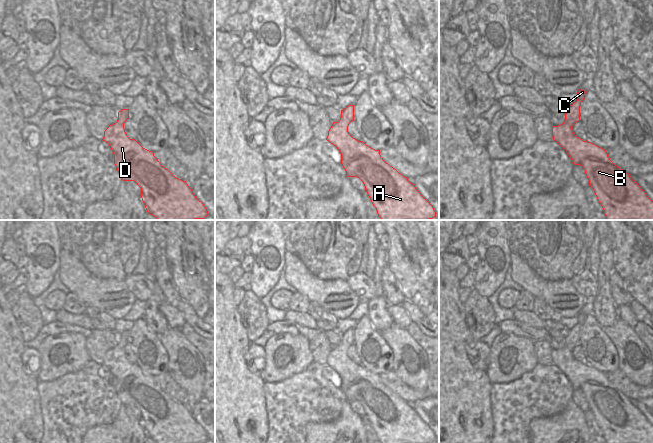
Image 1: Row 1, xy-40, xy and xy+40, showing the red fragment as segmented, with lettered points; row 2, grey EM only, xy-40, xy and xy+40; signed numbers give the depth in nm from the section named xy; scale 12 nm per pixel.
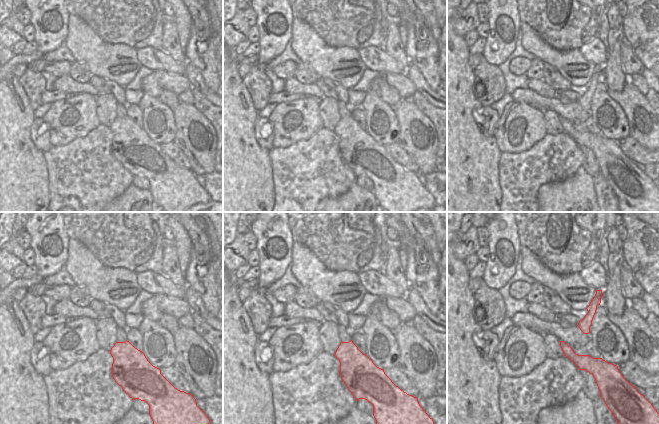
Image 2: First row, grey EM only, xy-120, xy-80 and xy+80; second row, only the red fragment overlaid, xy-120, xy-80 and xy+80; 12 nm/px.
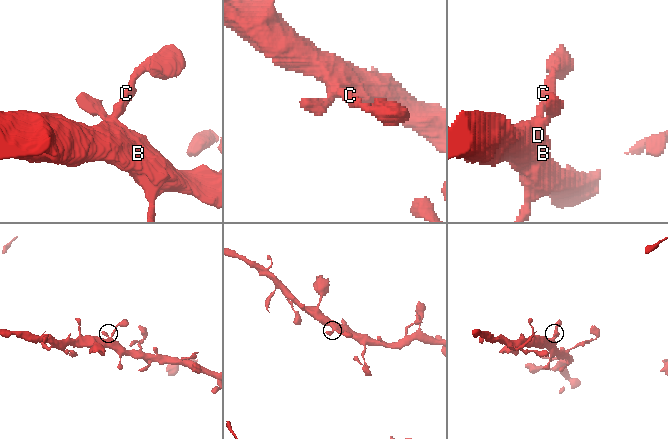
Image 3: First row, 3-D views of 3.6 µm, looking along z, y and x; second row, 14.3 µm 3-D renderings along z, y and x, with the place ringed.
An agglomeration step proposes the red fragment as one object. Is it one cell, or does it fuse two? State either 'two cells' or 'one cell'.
one cell

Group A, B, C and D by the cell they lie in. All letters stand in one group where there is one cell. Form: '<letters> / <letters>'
A B C D

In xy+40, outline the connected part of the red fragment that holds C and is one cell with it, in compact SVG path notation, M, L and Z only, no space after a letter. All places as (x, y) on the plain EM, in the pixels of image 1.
M579 313L578 323L565 333L565 344L561 349L552 351L553 364L569 379L574 389L581 389L589 404L589 410L604 434L606 443L653 443L653 425L644 414L624 394L615 389L605 373L577 361L572 350L580 344L580 330L586 315Z

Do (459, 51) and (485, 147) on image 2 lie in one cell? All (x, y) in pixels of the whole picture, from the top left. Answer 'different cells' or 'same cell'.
same cell

